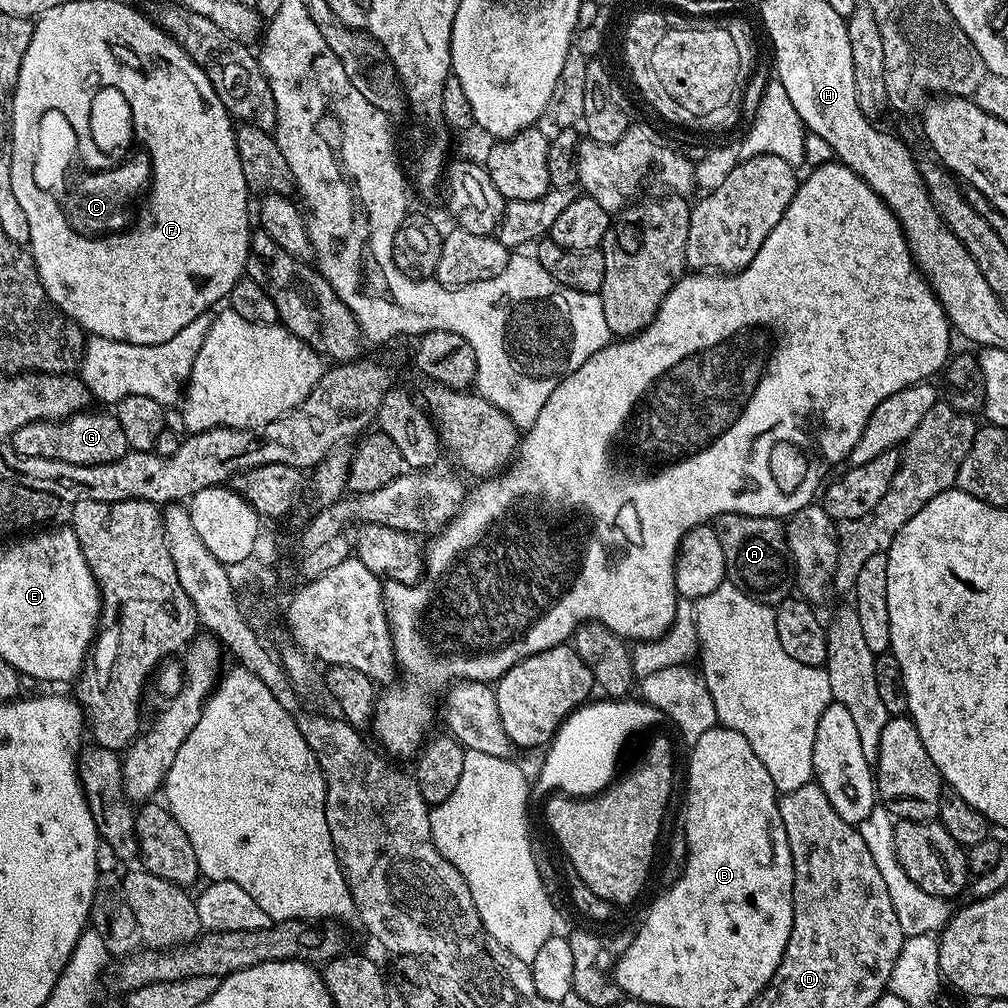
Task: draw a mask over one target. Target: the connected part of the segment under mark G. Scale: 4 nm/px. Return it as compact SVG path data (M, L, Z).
M85 410L75 412L72 416L67 416L65 420L39 420L30 422L18 430L10 437L10 443L18 454L26 454L26 458L54 458L58 462L74 462L78 466L98 466L106 462L118 462L128 451L126 433L122 431L122 426L118 426L118 418L111 411L92 412Z

